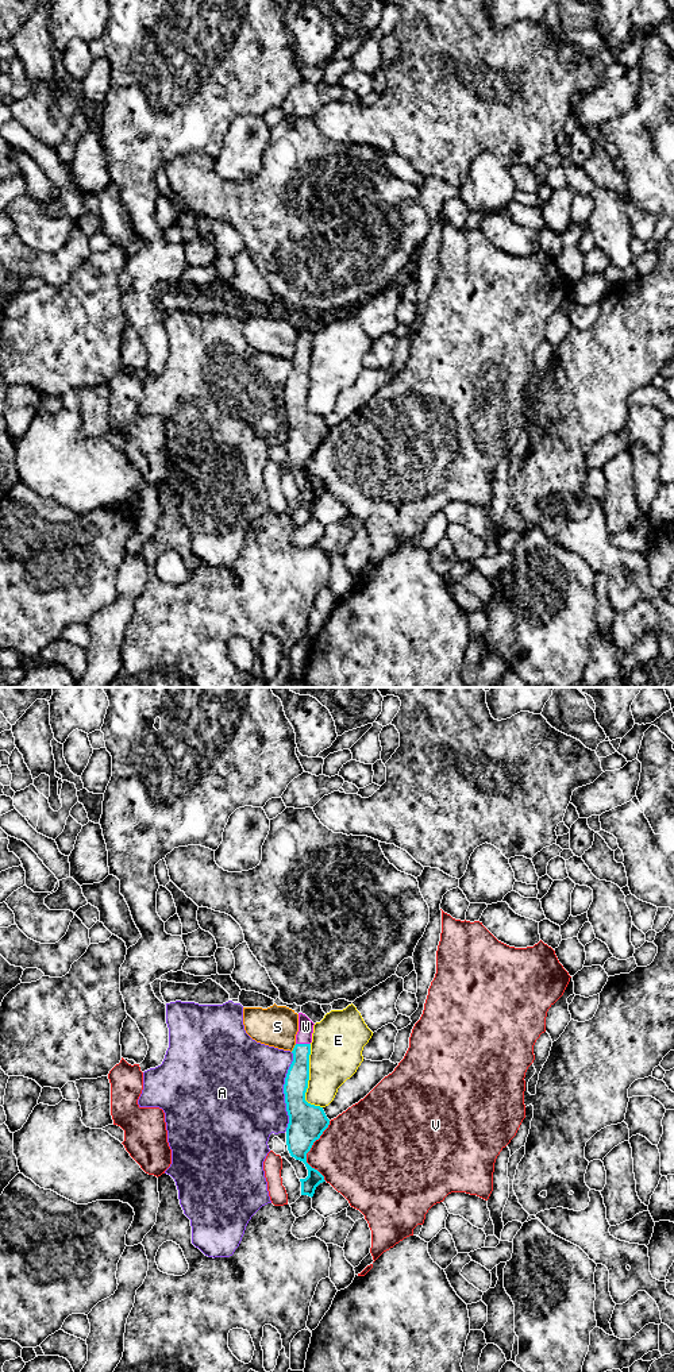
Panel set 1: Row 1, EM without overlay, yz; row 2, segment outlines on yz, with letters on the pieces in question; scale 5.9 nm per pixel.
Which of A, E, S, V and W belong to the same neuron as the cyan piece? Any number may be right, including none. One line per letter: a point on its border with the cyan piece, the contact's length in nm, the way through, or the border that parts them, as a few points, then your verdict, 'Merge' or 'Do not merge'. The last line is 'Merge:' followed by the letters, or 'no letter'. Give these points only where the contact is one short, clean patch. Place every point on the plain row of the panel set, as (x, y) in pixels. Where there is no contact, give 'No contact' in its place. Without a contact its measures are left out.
A: Touches cyan at yz (284, 400). Shared border 480 nm. Do not merge
E: Touches cyan at yz (308, 388). Shared border 400 nm. Do not merge
S: Touches cyan at yz (293, 357). Shared border 60 nm. Boundary: yz (296, 353), (291, 359). Do not merge
V: Touches cyan at yz (308, 459). Shared border 360 nm. Do not merge
W: Touches cyan at yz (303, 353). Shared border 90 nm. Path across: yz (296, 390), (303, 353), (305, 335). Merge
Merge: W

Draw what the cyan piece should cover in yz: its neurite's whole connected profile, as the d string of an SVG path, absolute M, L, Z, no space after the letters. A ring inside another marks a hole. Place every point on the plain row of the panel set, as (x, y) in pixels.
M299 321L299 340L296 343L296 354L292 359L293 370L284 393L286 420L289 424L286 454L290 465L303 470L308 478L308 485L300 487L300 490L301 504L311 506L316 496L326 489L317 478L307 471L307 462L330 433L323 416L305 409L313 334L305 323Z

